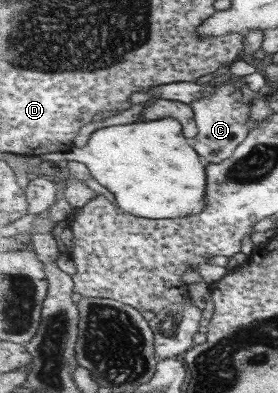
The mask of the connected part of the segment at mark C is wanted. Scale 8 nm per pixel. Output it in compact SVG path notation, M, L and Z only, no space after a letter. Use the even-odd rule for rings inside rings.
M226 82L216 88L216 93L212 97L196 99L191 104L195 111L199 132L190 141L197 148L202 159L205 159L209 164L220 163L229 159L235 153L238 145L248 138L251 131L250 127L248 127L248 120L250 119L252 103L245 102L239 88L237 82Z

